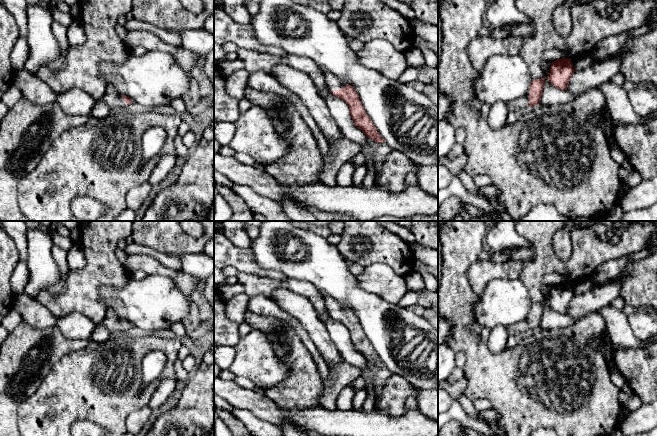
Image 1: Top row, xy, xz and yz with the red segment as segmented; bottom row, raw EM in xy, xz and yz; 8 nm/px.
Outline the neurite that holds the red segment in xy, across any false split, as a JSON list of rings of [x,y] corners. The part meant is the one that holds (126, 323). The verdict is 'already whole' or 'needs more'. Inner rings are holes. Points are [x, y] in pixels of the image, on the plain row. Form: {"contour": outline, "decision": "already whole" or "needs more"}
{"contour": [[[108,311],[106,313],[105,318],[101,324],[106,327],[111,334],[127,333],[127,331],[133,326],[129,321],[120,318],[113,311]]], "decision": "needs more"}

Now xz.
{"contour": [[[319,291],[319,293],[325,301],[329,315],[345,325],[348,329],[355,350],[362,354],[368,362],[371,362],[377,367],[383,367],[383,362],[366,338],[356,314],[350,308],[341,305],[325,292]]], "decision": "needs more"}

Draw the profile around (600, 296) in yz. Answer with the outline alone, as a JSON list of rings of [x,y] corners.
[[[618,275],[618,278],[613,283],[603,283],[602,285],[592,287],[584,294],[574,295],[566,315],[578,321],[592,312],[611,306],[612,301],[619,297],[623,279],[623,276]]]

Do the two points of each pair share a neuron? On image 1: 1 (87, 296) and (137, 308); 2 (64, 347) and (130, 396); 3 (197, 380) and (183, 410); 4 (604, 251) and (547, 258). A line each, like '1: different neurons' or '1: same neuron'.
1: different neurons
2: different neurons
3: same neuron
4: same neuron

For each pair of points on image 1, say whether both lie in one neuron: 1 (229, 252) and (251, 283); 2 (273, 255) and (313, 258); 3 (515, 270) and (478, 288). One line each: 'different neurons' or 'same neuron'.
1: different neurons
2: same neuron
3: same neuron

